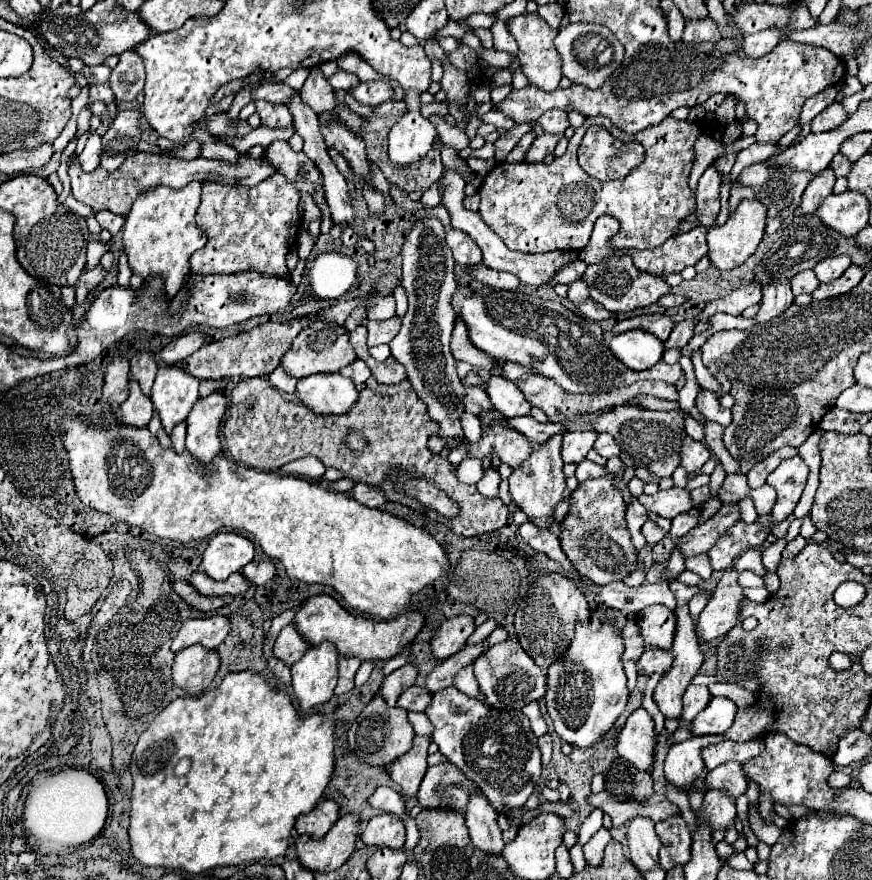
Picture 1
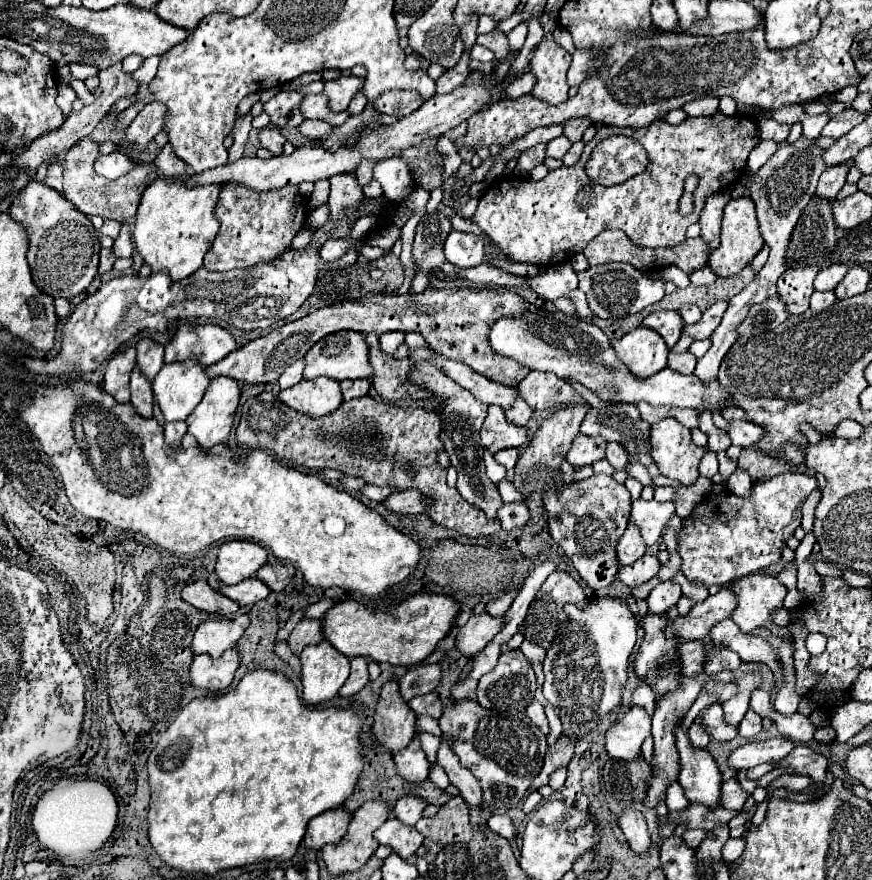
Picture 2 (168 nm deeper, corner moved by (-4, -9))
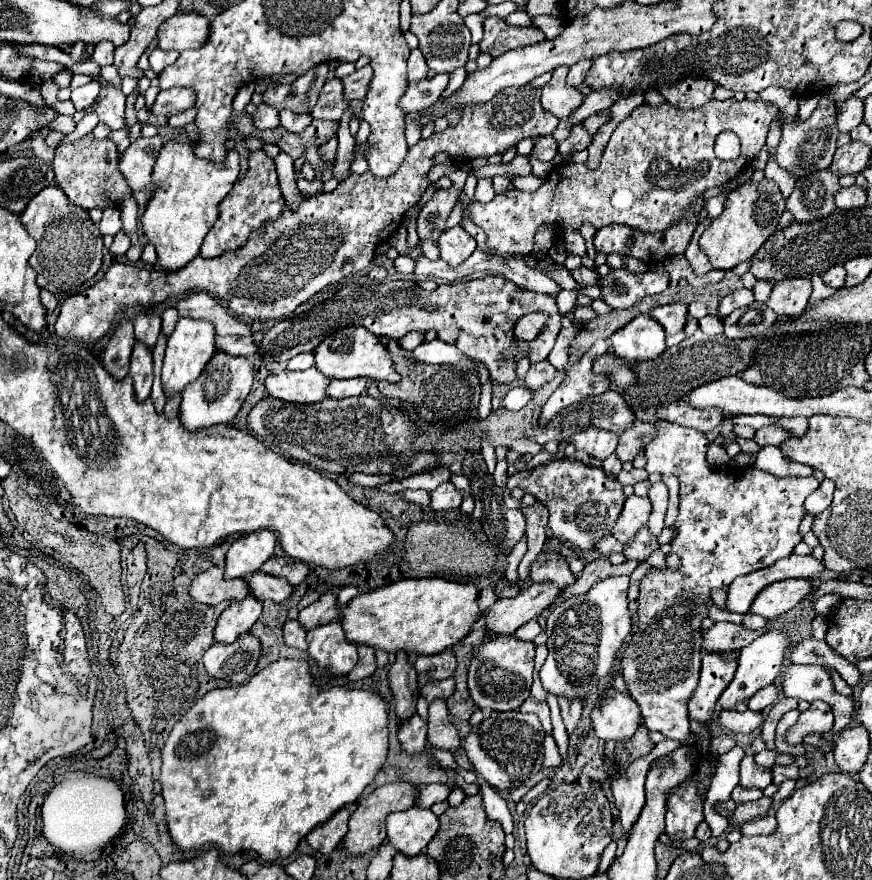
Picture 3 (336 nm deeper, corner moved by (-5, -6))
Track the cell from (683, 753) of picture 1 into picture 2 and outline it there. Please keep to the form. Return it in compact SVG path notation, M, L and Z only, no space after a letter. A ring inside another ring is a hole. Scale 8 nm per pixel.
M694 721L688 731L688 737L690 737L690 743L694 749L708 749L708 745L710 745L710 735L706 735L706 731L702 731L702 723Z

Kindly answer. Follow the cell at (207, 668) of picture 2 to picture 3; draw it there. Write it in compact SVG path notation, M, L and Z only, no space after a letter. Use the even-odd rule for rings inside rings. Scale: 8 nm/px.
M245 632L233 644L213 644L203 654L203 664L209 676L241 684L255 674L259 656L261 642L257 640L257 636Z

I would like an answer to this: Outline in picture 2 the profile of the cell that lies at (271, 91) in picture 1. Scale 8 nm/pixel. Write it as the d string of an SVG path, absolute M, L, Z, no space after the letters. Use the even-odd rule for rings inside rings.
M324 93L320 95L304 95L302 101L300 101L300 111L302 111L302 117L304 119L320 119L320 121L326 121L330 125L342 125L350 113L344 111L344 113L330 113L328 109L328 99Z

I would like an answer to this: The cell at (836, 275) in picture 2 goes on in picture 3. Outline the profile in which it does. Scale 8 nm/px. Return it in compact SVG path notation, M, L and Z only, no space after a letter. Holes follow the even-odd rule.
M843 266L829 268L827 274L823 274L821 278L823 278L825 284L829 284L829 286L833 286L833 288L839 290L839 288L843 288L843 284L845 284L845 268L843 268Z

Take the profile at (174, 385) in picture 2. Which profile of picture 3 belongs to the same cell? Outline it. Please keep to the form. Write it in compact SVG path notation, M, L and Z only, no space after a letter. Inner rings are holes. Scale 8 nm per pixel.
M181 316L177 320L175 332L167 340L167 350L165 350L165 362L163 362L163 388L167 394L181 392L191 380L197 380L199 374L203 372L207 360L215 354L215 326L207 320L193 320Z

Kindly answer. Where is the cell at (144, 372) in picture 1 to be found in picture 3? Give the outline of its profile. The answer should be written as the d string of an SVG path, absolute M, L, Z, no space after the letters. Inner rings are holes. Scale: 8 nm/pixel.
M141 312L133 318L133 324L135 324L135 338L139 342L147 344L149 348L153 348L157 342L157 336L161 332L161 318L157 314Z

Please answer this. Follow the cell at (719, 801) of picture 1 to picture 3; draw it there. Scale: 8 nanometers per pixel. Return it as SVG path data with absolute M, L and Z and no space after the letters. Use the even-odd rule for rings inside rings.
M747 752L745 758L741 760L741 776L739 776L739 784L743 784L745 788L767 788L773 782L773 774L771 768L759 768L755 764L755 756L753 752Z

